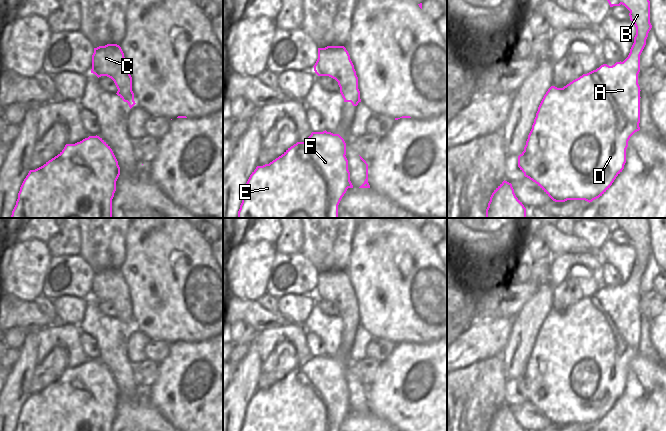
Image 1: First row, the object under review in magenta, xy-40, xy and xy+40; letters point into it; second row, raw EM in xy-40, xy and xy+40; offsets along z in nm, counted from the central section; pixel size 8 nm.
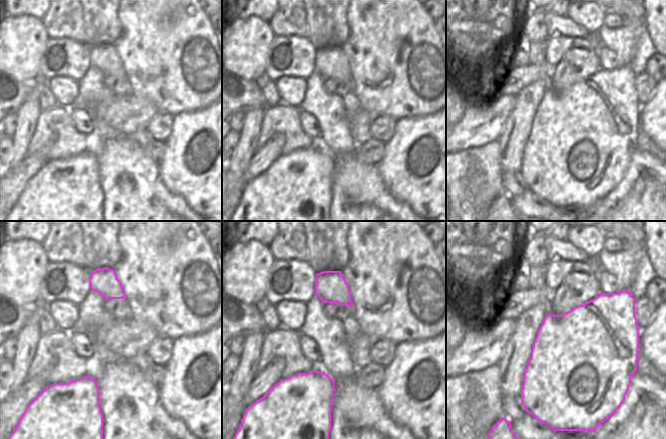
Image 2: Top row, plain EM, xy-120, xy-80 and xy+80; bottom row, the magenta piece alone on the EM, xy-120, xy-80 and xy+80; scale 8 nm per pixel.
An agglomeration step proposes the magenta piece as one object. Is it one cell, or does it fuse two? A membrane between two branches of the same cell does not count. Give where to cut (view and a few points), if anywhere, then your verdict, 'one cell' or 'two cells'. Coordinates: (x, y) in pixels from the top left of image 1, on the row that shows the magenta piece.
cut none; one cell

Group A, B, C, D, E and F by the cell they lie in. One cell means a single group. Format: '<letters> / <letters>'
A B C D E F

